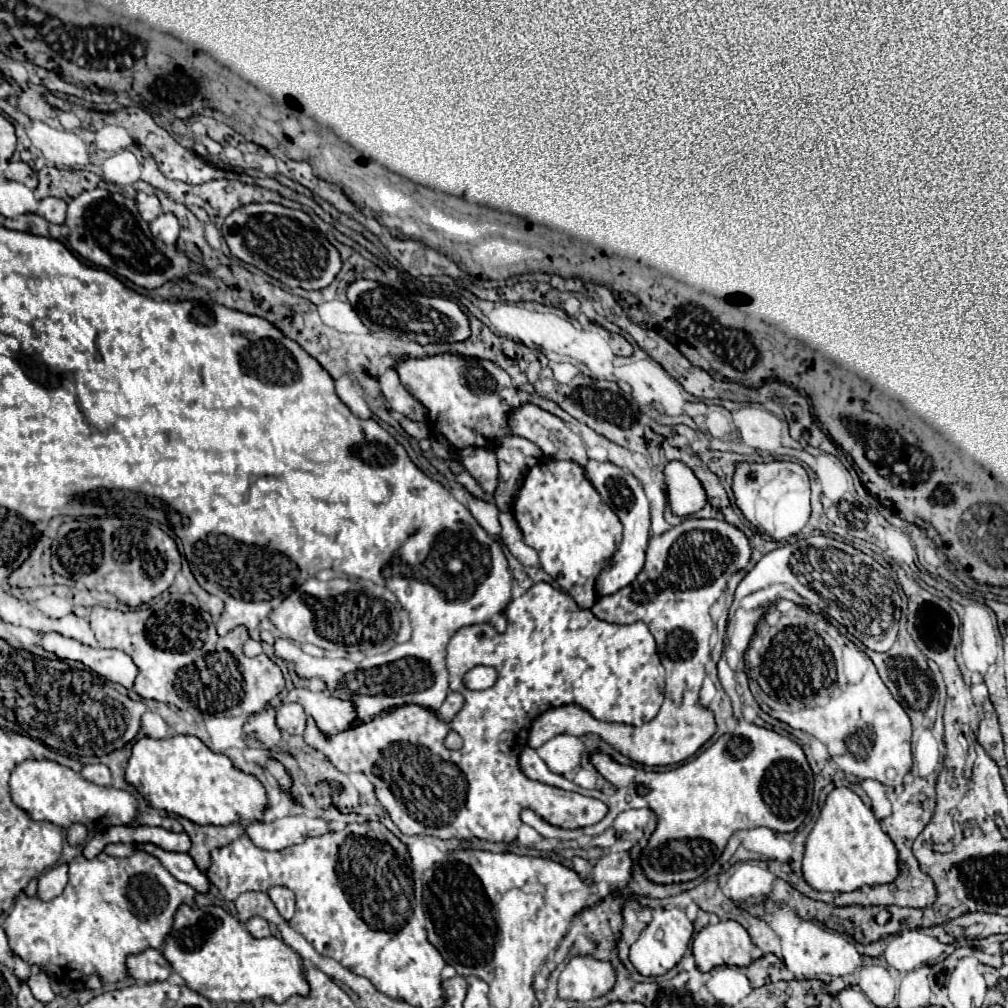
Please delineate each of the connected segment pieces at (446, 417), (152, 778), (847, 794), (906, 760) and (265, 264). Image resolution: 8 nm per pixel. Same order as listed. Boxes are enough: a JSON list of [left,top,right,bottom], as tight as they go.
[[396,354,520,450],[126,736,268,826],[804,788,898,892],[758,637,912,786],[222,202,342,290]]

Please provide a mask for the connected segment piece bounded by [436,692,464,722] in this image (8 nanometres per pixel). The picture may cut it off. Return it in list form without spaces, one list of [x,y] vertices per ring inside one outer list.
[[[450,692],[448,698],[444,700],[442,708],[436,712],[436,716],[438,716],[442,722],[450,722],[450,720],[458,714],[458,710],[462,708],[462,704],[464,704],[464,698],[462,698],[460,694],[456,694],[456,692]]]

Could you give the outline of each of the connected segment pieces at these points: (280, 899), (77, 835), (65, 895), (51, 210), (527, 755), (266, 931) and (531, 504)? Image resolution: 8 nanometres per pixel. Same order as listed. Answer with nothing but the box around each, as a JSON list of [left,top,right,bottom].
[[268,886,296,920],[66,824,86,846],[2,852,194,982],[36,198,68,224],[518,748,606,800],[246,916,270,938],[512,460,622,608]]

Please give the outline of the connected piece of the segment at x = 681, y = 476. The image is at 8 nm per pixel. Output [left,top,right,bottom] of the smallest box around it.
[664,461,706,516]

